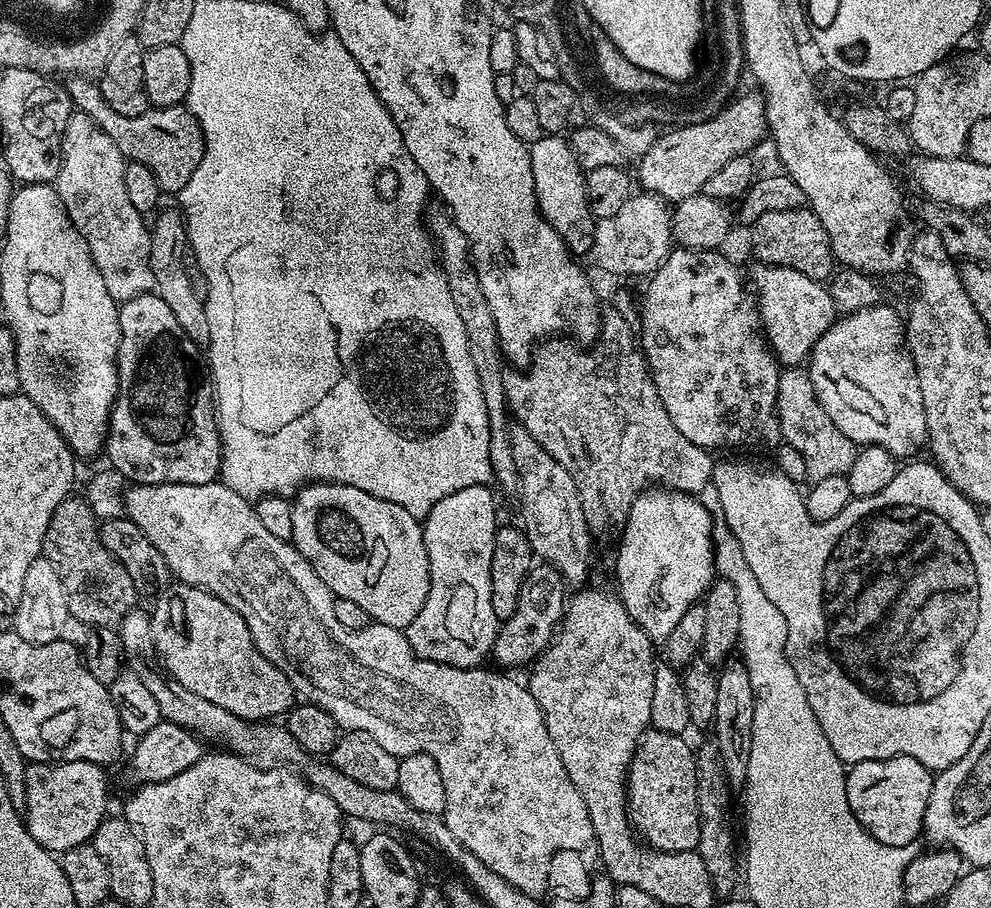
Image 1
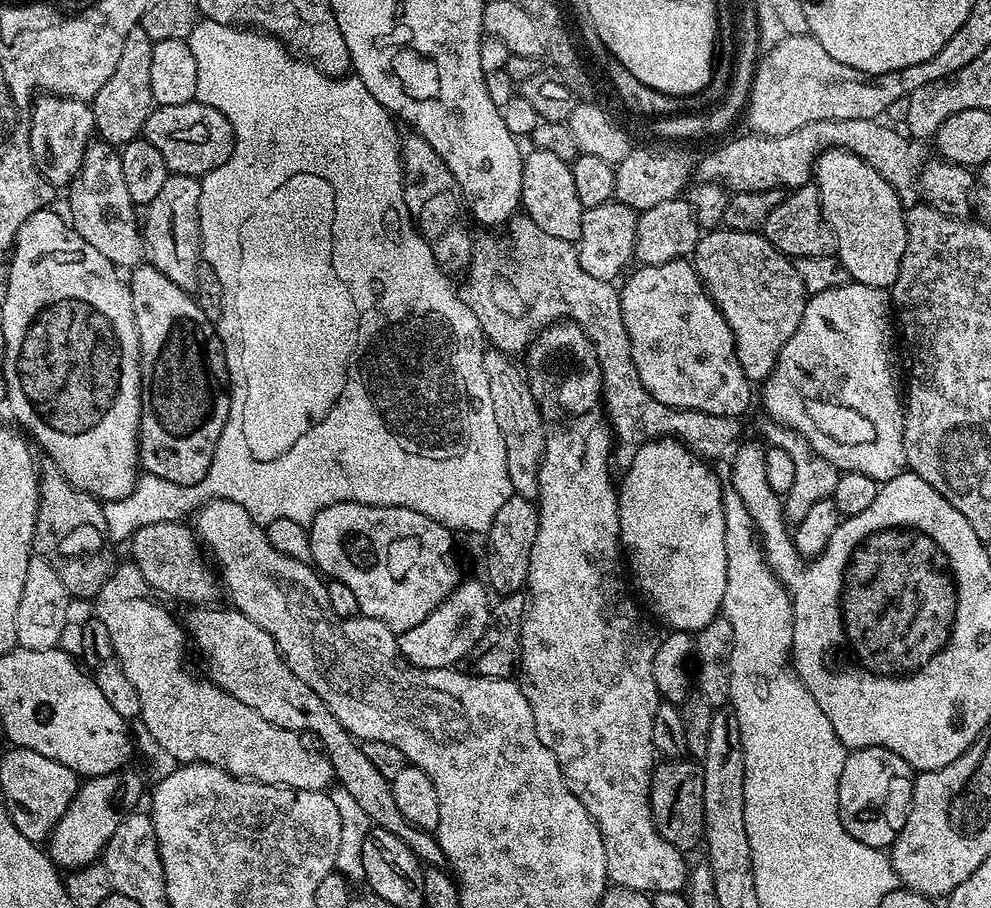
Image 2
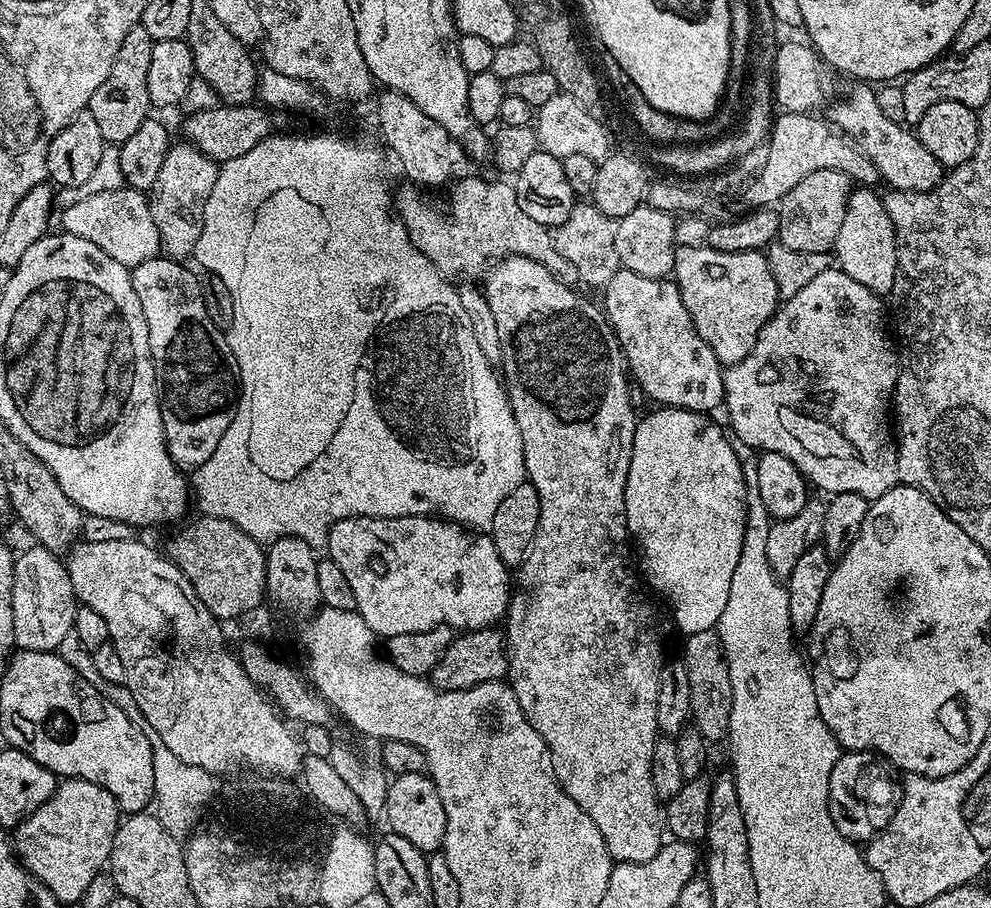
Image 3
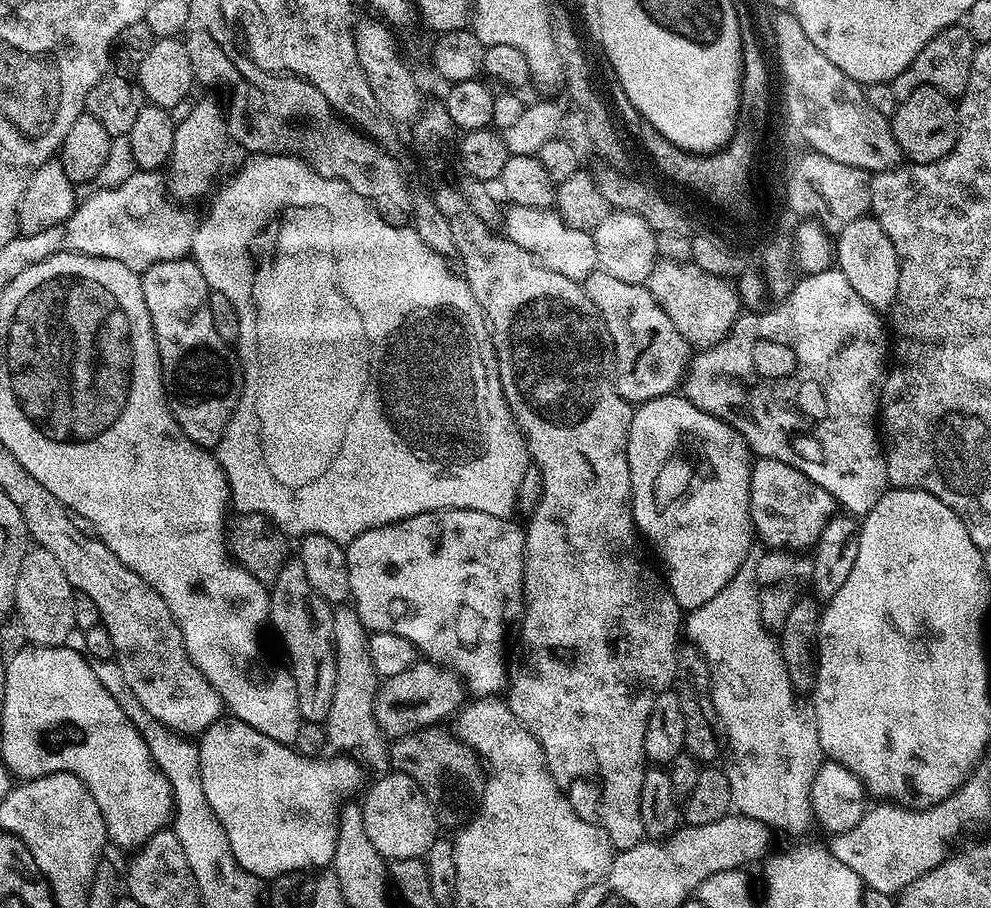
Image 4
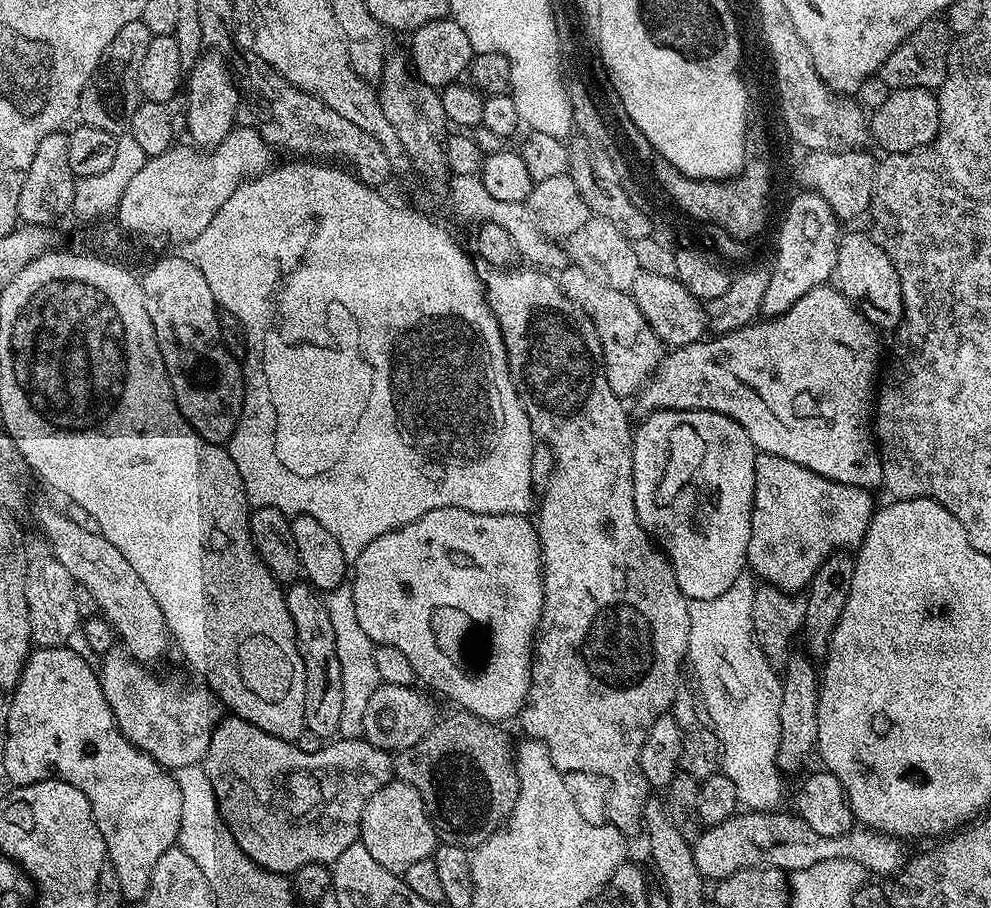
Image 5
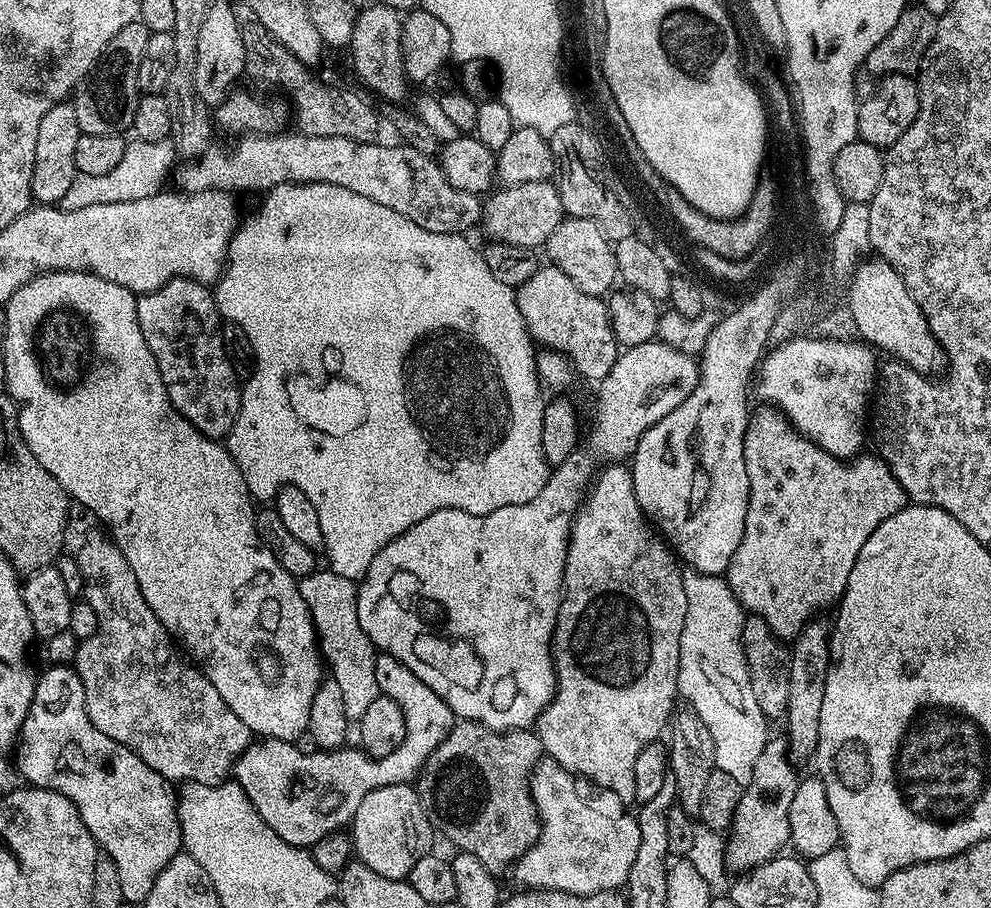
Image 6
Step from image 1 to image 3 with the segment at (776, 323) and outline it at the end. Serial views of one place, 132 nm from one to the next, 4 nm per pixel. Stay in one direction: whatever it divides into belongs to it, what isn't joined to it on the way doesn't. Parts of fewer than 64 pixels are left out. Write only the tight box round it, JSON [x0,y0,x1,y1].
[671,244,782,366]

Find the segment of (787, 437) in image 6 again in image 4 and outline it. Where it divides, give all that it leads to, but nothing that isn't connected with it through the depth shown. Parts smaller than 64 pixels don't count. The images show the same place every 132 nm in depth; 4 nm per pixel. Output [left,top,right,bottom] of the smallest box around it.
[750,458,838,550]

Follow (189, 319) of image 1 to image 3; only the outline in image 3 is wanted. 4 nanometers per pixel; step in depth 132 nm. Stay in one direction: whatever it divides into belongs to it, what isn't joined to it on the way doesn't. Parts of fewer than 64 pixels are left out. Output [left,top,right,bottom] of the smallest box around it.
[148,142,217,258]

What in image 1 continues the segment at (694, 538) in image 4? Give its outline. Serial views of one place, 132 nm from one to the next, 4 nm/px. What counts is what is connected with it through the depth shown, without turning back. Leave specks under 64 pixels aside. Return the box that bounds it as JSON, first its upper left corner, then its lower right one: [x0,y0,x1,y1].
[616,486,716,642]

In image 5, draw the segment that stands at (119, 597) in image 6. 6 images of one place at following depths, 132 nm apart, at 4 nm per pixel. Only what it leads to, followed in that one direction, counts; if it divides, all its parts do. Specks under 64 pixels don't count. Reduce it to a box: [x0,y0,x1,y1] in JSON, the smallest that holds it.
[98,650,222,770]

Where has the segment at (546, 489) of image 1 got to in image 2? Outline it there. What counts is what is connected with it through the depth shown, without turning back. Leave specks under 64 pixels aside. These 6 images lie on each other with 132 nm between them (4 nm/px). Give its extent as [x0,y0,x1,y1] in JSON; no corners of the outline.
[482,347,544,501]

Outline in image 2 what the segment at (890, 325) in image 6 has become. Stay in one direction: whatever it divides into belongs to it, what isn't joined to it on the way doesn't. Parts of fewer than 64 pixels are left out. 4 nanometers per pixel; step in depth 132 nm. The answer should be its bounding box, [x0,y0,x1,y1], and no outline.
[814,148,906,289]

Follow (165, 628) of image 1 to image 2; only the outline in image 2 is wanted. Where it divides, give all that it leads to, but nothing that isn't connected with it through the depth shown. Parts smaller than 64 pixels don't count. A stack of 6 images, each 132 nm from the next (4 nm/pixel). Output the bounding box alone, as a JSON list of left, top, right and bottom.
[186,606,445,865]

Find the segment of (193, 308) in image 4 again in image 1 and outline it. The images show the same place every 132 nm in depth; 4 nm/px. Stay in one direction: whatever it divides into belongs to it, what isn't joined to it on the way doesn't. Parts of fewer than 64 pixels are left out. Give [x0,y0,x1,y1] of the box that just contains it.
[103,294,220,485]

